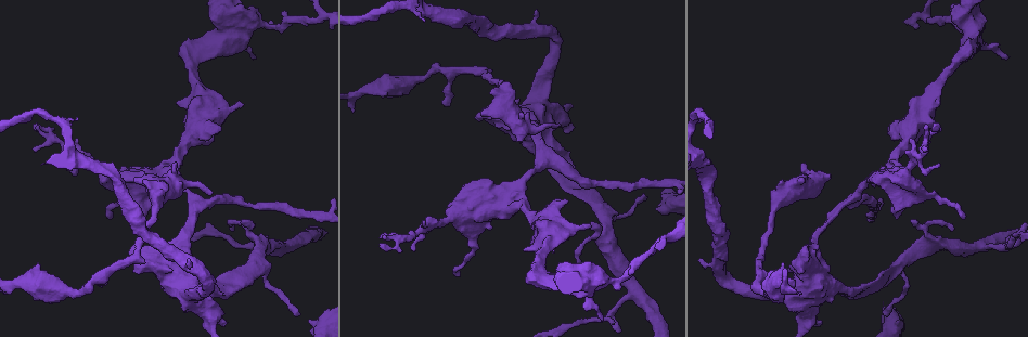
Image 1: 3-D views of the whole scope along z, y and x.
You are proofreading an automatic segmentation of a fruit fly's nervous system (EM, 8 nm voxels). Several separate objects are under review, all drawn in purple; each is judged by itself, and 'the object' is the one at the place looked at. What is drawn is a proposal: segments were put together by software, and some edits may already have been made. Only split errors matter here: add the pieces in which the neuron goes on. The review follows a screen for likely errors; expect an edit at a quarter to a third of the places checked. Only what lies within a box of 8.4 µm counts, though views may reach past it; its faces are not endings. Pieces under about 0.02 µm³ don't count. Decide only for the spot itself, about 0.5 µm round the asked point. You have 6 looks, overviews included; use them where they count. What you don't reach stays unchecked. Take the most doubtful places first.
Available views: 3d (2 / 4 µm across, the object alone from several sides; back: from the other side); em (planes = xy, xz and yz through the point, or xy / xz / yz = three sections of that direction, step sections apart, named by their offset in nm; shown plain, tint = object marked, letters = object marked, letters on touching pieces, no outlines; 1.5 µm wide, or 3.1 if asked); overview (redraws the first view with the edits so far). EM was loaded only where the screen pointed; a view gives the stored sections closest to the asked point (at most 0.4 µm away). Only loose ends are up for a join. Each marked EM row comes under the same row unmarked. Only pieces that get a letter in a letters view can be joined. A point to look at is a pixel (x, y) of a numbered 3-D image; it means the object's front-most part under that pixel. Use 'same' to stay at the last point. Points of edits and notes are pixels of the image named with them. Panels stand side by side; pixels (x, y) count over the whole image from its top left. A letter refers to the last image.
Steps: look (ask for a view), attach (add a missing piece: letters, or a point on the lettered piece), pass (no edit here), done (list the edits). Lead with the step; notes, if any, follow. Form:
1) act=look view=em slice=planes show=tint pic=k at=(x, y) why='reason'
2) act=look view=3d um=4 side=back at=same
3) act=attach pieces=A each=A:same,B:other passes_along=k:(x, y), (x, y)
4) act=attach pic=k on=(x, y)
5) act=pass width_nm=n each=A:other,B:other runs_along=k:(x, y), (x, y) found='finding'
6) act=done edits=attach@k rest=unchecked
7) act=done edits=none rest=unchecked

act=look view=em slice=planes show=letters pic=1 at=(804, 164)

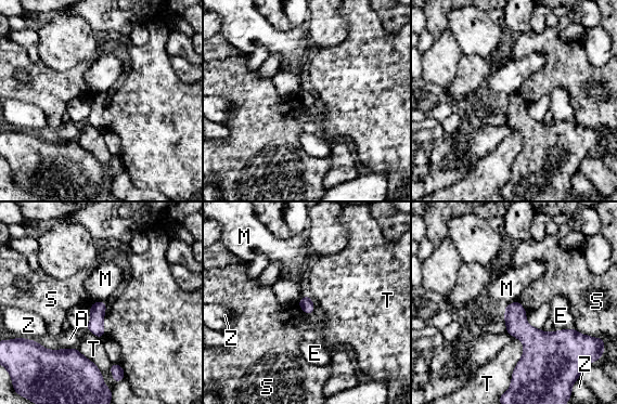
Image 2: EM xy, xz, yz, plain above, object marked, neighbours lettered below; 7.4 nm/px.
act=pass each=A:other,E:other,M:other,S:other,T:other,Z:other border=2:(516, 300), (504, 308) found='none of them fits'

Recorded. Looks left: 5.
act=look view=em slice=yz step=8 show=letters pic=1 at=(458, 275) why='thin end'

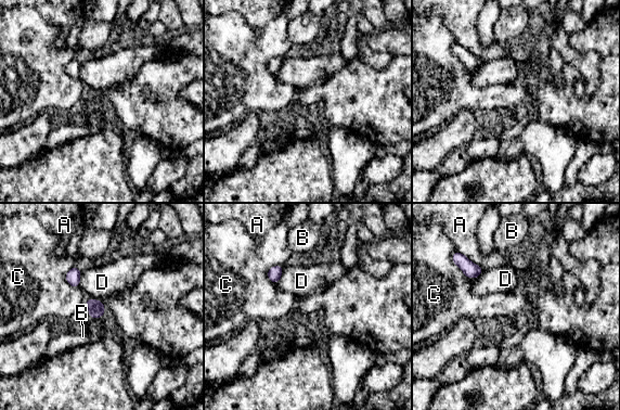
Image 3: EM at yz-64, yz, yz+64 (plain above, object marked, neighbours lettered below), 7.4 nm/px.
act=pass each=A:other,B:other,C:other,D:other found='none of them fits'

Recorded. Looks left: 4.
act=look view=em slice=yz step=4 show=letters pic=1 at=(444, 104) why='an open end'

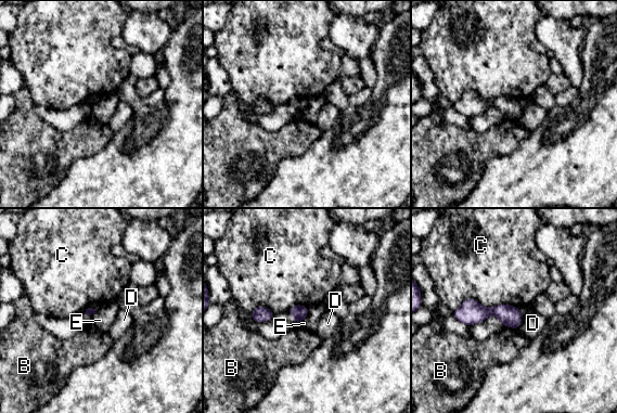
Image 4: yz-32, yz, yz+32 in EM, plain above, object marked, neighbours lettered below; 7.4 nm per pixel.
act=look view=em slice=planes show=letters at=same

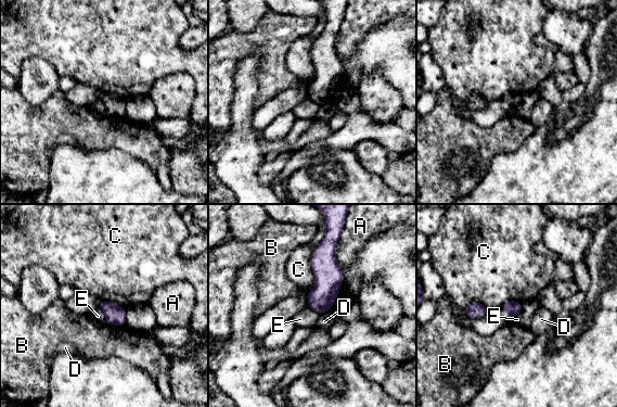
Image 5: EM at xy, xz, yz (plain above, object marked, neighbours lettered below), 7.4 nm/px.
act=pass width_nm=120 longest_contact=C:360nm each=A:other,B:other,C:other,D:other,E:other found='no lettered piece goes on from it'

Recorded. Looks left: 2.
act=done edits=none rest=unchecked

